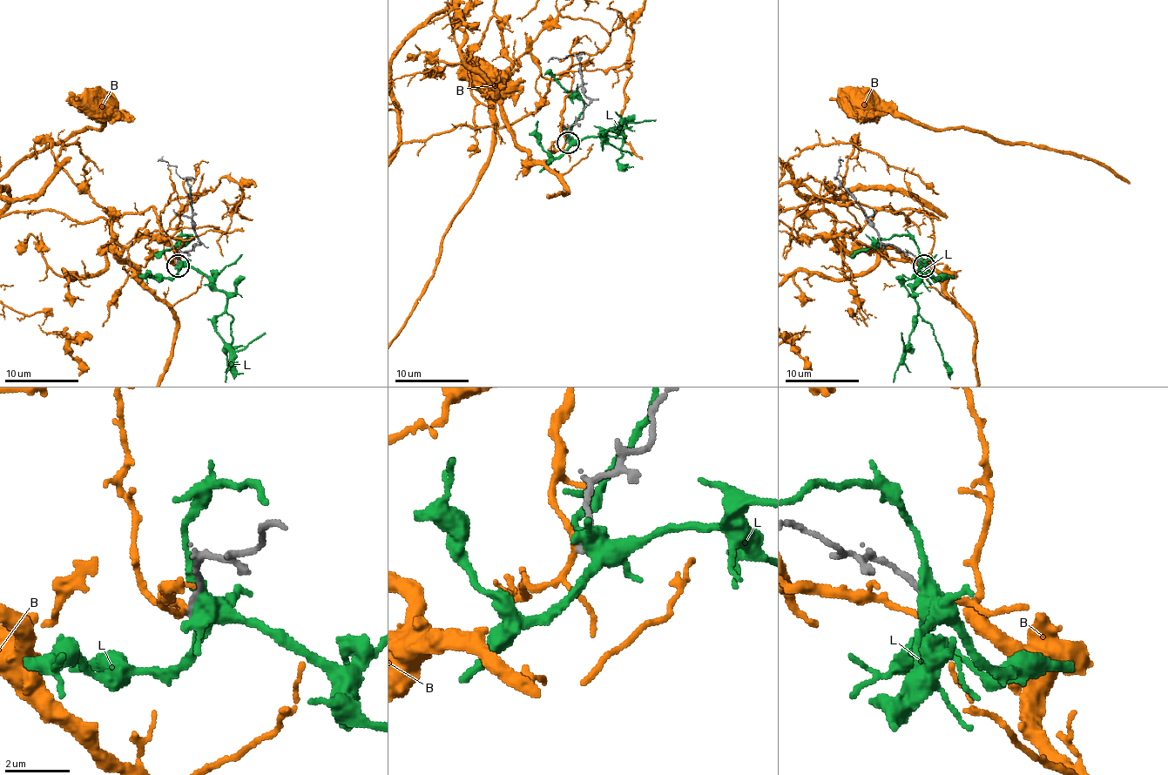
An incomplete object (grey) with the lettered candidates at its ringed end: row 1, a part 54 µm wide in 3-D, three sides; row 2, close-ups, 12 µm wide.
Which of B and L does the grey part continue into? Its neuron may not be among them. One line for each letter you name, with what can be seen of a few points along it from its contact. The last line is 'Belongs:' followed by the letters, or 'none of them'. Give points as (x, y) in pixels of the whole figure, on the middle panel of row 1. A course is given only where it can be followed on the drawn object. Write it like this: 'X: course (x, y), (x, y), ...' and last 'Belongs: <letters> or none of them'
Belongs: none of them

